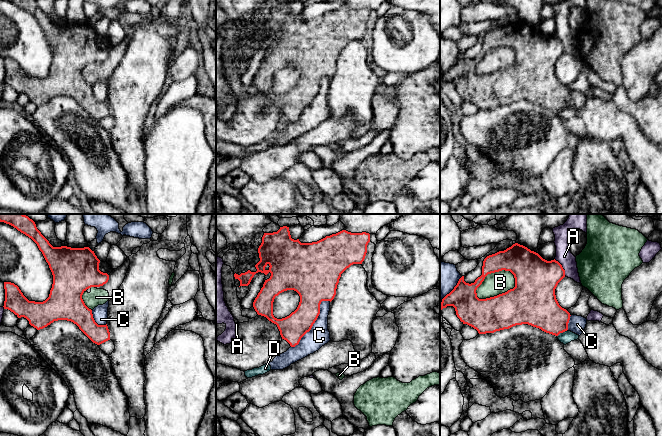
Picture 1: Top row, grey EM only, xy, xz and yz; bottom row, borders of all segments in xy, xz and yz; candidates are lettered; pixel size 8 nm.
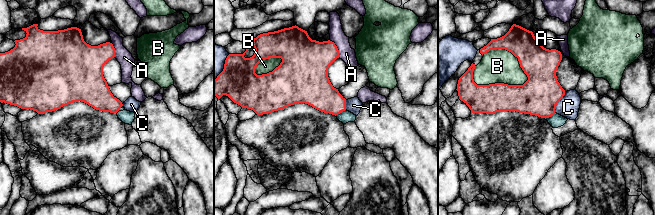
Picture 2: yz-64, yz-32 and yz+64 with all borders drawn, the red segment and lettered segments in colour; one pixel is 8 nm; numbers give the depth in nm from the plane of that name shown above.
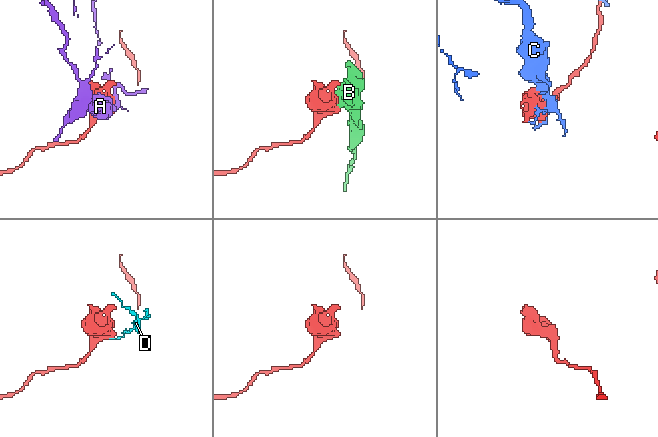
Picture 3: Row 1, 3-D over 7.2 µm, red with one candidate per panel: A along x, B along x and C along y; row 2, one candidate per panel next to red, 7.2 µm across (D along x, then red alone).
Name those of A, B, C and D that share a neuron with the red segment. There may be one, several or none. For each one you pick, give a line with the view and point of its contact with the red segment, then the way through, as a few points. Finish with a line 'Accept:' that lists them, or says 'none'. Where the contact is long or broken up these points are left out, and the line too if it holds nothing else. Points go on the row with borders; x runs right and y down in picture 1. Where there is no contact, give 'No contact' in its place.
B: Touches red at yz (500, 294)
Accept: B

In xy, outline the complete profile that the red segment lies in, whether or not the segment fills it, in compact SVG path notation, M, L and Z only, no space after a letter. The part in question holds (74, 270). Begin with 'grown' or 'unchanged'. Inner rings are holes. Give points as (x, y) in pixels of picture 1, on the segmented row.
unchanged; M0 214L0 222L16 228L31 238L42 252L53 275L53 284L49 297L43 302L29 301L19 287L11 282L4 282L4 309L13 312L18 318L24 317L37 330L43 329L58 320L67 320L76 324L79 329L95 344L100 345L110 340L110 332L106 325L98 325L83 299L83 293L91 287L100 287L109 280L109 275L99 270L100 260L89 247L71 248L67 246L53 247L37 229L35 222L24 214Z

